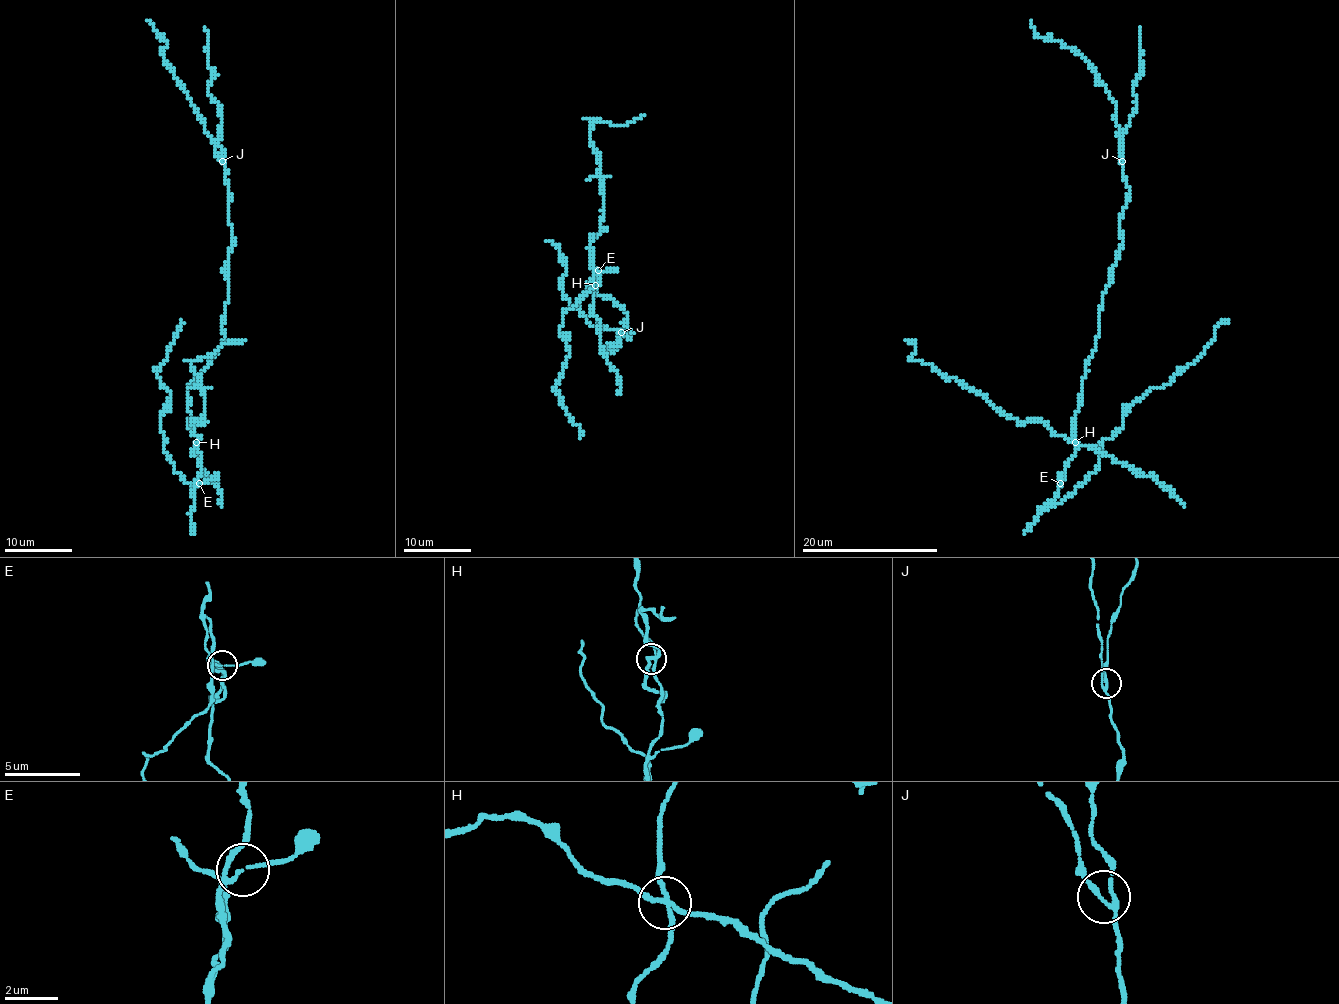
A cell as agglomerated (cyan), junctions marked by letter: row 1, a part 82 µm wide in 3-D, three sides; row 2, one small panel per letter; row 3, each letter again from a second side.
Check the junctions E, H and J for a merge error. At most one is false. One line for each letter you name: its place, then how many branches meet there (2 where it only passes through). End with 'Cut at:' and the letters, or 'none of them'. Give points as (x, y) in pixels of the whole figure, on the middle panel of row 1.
H: (595, 285) | 4
Cut at: H

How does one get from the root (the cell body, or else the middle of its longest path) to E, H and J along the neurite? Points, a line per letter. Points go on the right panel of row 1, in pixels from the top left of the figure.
E: (1085, 375), (1081, 406), (1074, 417), (1076, 453), (1068, 463), (1061, 484)
H: (1085, 375), (1081, 406), (1074, 417), (1074, 441)
J: (1085, 375), (1100, 332), (1098, 310), (1122, 244), (1120, 213), (1129, 200), (1122, 161)

